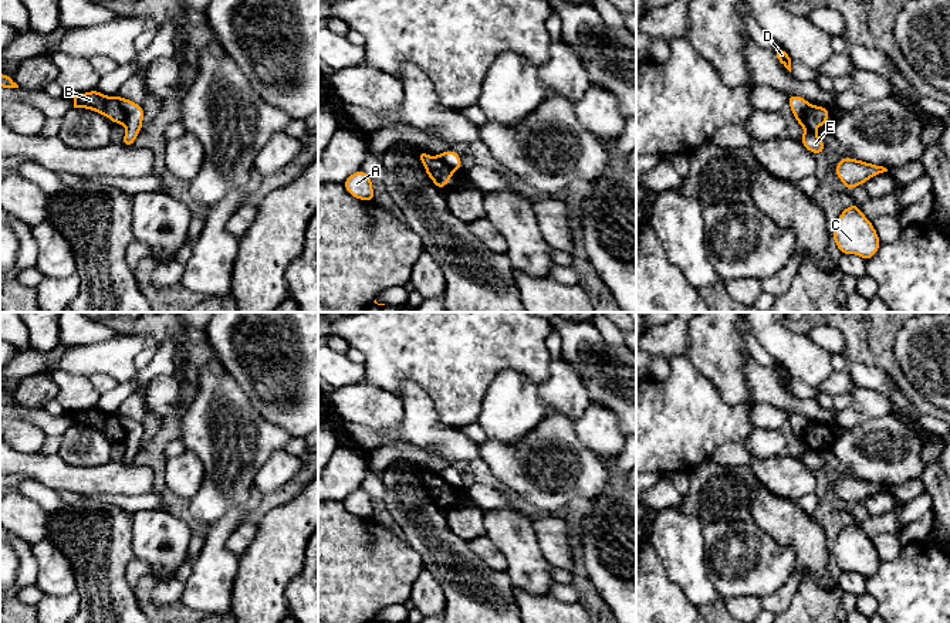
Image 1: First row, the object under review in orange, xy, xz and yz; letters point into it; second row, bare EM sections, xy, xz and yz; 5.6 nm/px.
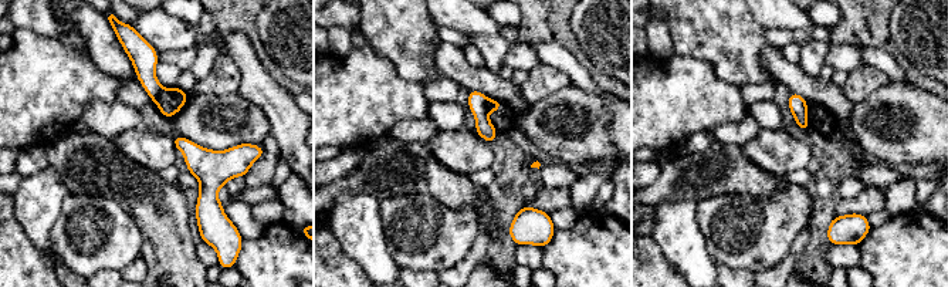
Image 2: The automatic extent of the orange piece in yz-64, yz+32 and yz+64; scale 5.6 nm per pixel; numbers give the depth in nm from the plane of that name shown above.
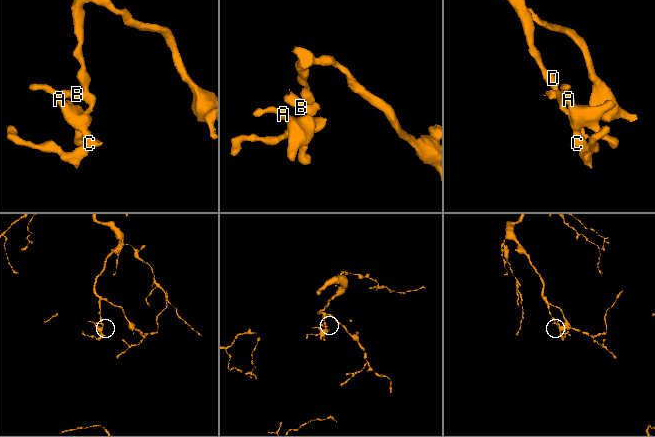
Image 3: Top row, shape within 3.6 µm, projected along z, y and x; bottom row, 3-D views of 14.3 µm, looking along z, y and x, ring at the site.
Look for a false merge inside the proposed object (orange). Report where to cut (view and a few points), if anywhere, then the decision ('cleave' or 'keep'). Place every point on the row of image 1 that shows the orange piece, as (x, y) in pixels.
yz (808, 105), (805, 125), (812, 132) | cleave

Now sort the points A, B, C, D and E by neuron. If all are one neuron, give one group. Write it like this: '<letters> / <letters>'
A C D E / B

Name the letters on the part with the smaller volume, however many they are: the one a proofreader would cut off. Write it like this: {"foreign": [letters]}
{"foreign": ["B"]}

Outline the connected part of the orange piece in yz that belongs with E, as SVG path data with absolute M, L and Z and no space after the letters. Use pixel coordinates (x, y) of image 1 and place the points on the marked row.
M788 95L788 104L790 108L797 119L797 122L805 128L805 132L802 135L802 138L799 139L799 142L808 149L811 150L814 155L819 155L821 152L824 152L826 149L826 146L822 143L822 140L819 139L819 135L817 135L815 132L809 131L805 125L805 111L809 106L808 101L801 98L799 95Z

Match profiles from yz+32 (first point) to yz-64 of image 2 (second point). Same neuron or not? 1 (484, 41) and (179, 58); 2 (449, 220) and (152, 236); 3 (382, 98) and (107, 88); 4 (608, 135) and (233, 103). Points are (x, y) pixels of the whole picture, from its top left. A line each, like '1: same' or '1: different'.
1: different
2: different
3: same
4: same

